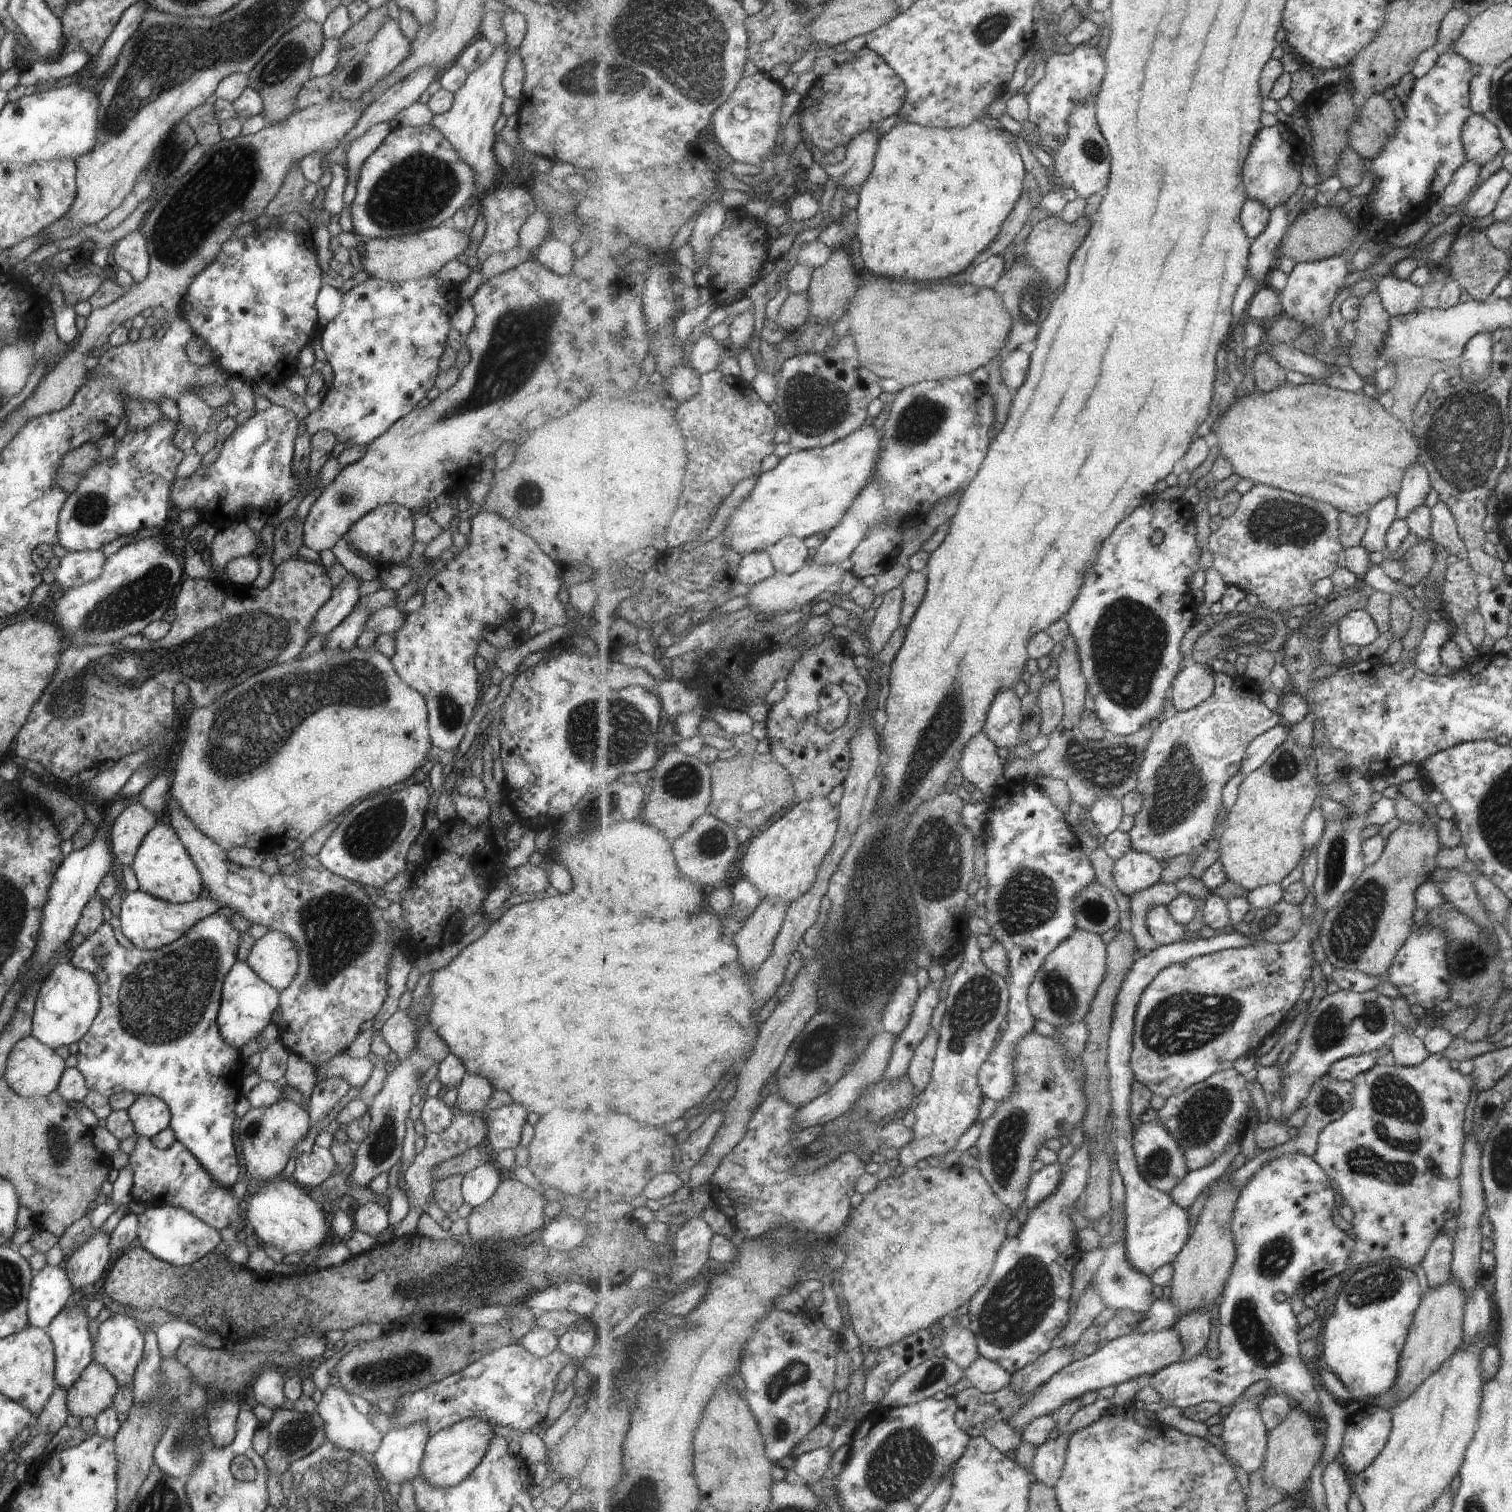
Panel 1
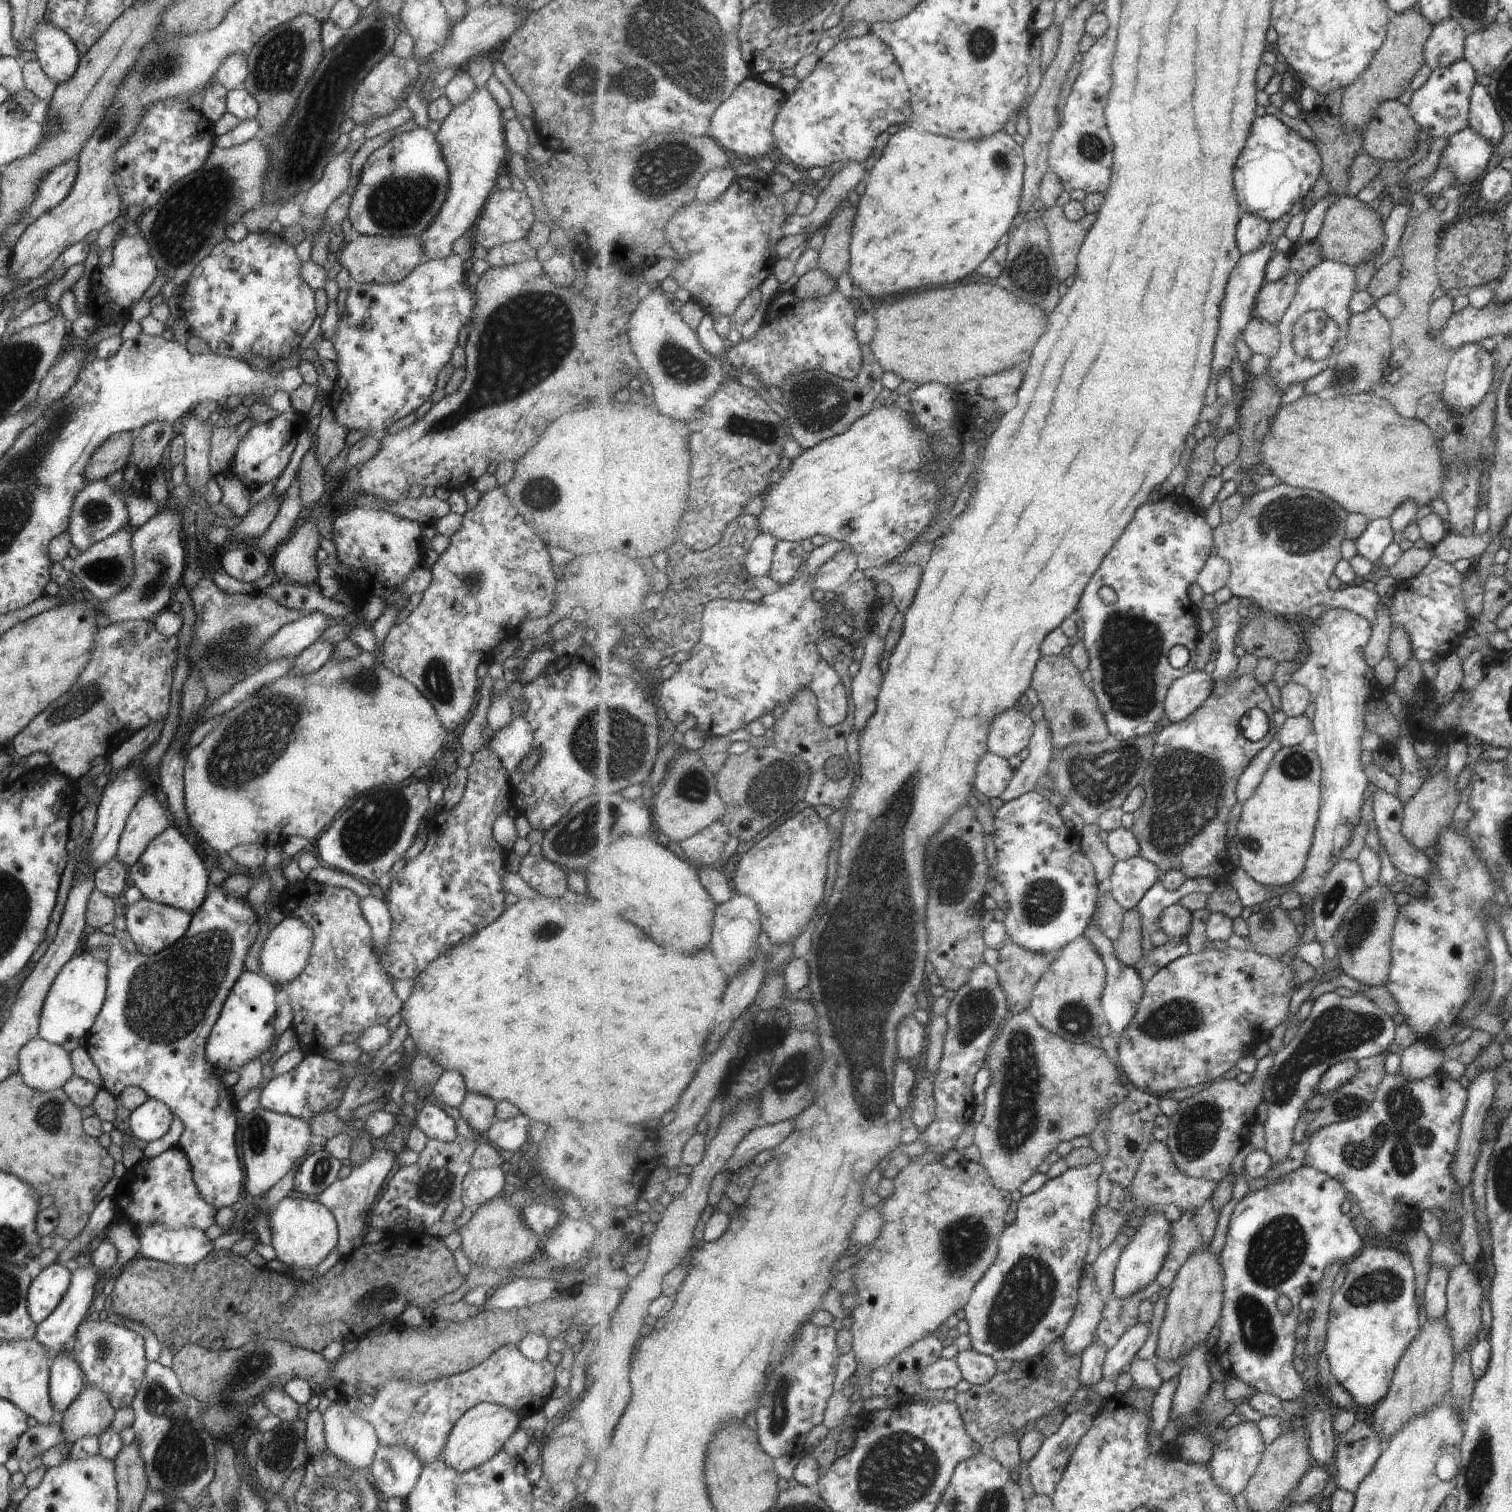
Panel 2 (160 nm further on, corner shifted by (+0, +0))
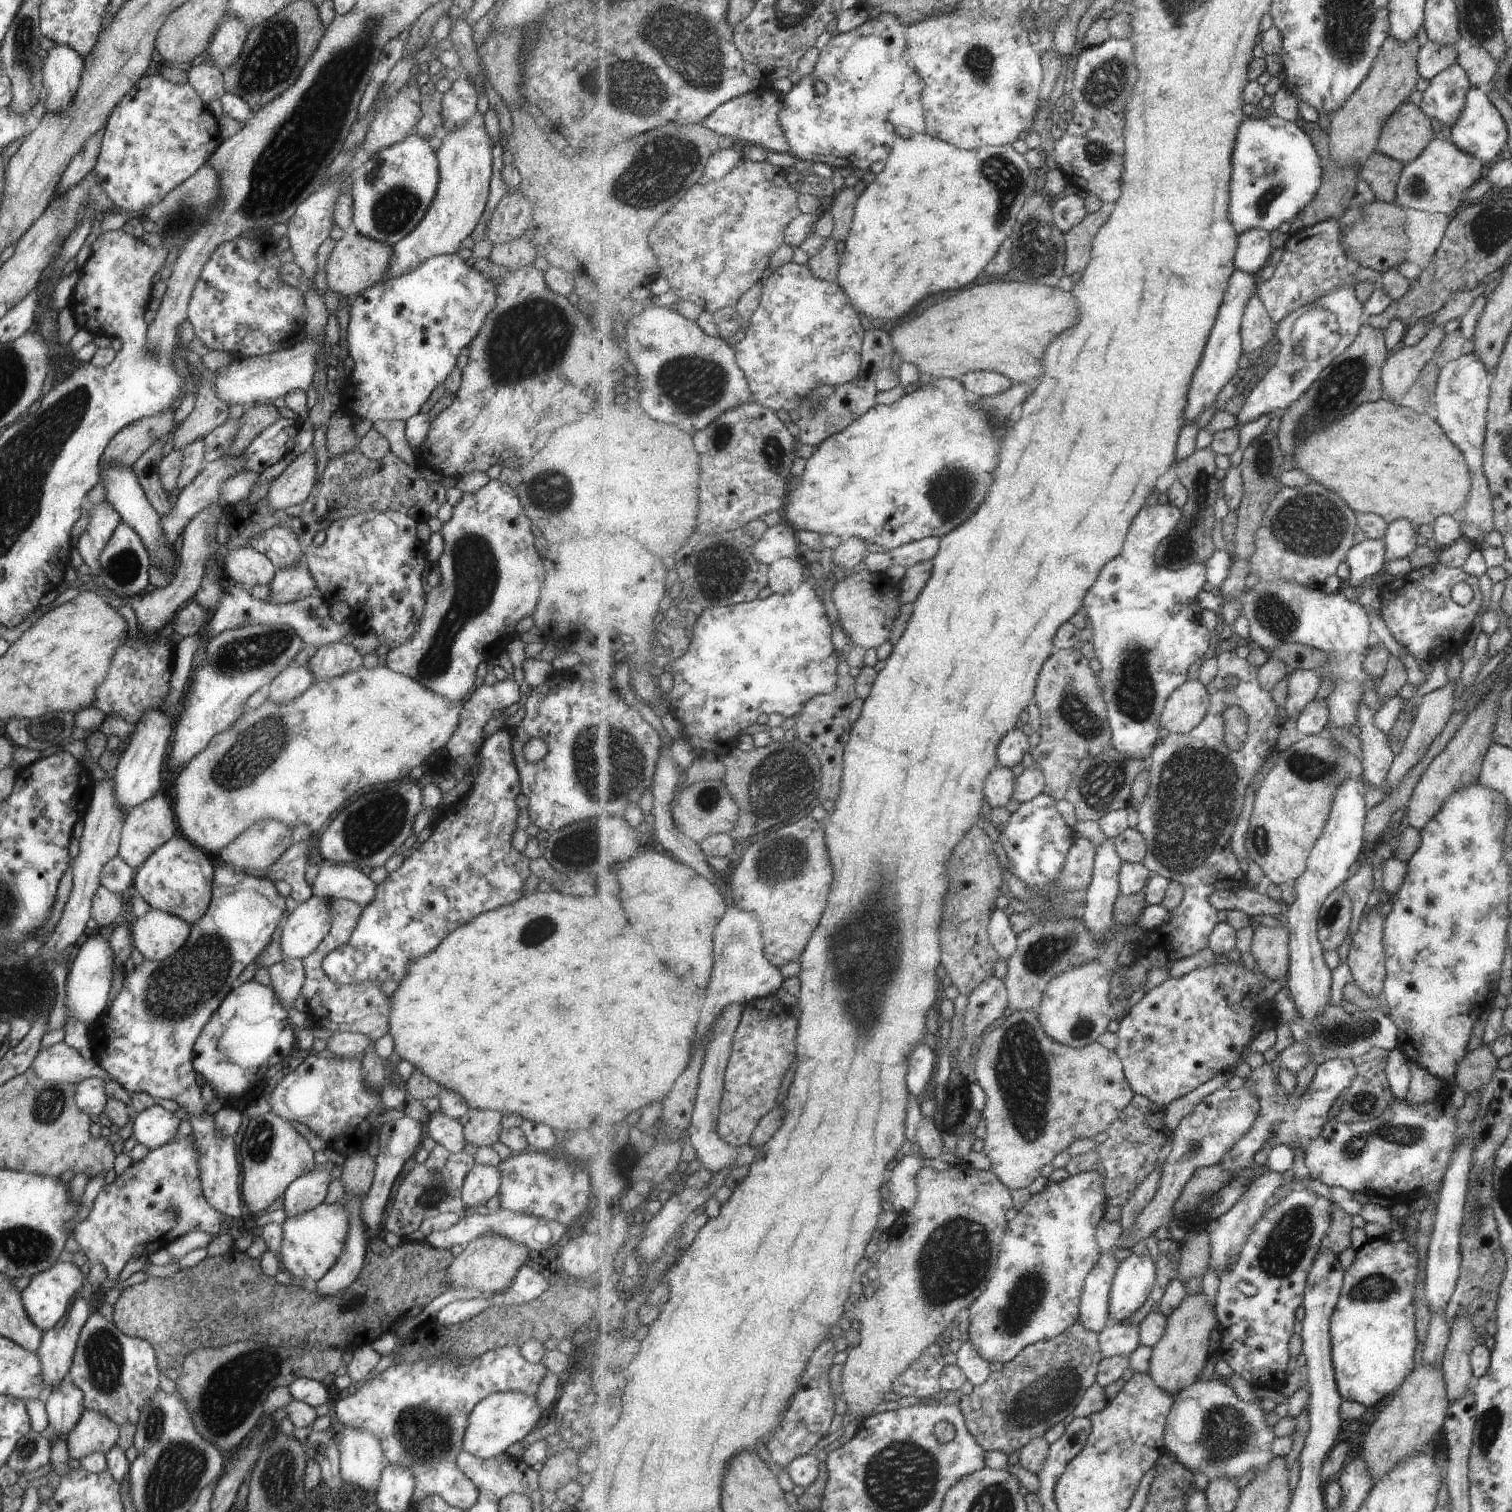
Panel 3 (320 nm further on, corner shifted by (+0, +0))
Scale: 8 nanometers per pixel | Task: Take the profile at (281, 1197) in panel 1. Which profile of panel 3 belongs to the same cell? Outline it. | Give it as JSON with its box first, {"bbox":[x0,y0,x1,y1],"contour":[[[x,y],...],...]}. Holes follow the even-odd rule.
{"bbox":[277,1203,348,1285],"contour":[[[321,1203],[294,1217],[285,1216],[281,1230],[277,1252],[279,1267],[293,1277],[304,1280],[306,1285],[313,1285],[335,1264],[342,1253],[348,1236],[348,1212],[339,1203]]]}

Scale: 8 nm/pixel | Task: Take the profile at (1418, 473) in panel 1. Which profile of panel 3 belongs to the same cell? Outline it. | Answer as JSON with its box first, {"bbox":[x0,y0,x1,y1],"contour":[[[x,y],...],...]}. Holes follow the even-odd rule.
{"bbox":[1386,520,1417,562],"contour":[[[1406,520],[1389,523],[1386,541],[1386,562],[1395,558],[1408,557],[1417,544],[1415,543],[1416,528]]]}

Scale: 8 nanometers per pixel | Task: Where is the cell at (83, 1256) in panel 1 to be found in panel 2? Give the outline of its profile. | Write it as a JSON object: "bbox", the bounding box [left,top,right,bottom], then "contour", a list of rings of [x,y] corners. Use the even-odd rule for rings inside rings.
{"bbox":[34,1264,99,1359],"contour":[[[93,1264],[88,1268],[77,1266],[70,1274],[69,1286],[67,1286],[67,1291],[63,1298],[59,1300],[59,1304],[55,1306],[53,1312],[45,1320],[36,1325],[34,1338],[39,1344],[45,1346],[45,1350],[49,1352],[50,1359],[53,1359],[55,1354],[59,1354],[65,1348],[69,1338],[72,1338],[71,1334],[76,1333],[77,1326],[80,1326],[80,1323],[84,1320],[87,1310],[92,1304],[93,1286],[95,1286],[99,1274]]]}

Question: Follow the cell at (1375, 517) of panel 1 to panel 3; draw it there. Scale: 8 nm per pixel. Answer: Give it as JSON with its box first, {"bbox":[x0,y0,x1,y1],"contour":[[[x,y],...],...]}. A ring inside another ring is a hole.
{"bbox":[1349,538,1386,587],"contour":[[[1368,538],[1357,543],[1349,552],[1349,587],[1361,587],[1367,578],[1380,577],[1386,562],[1386,541]]]}

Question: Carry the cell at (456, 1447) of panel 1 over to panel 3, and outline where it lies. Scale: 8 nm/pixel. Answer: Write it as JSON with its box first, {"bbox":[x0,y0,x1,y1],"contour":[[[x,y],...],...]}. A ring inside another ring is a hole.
{"bbox":[462,1390,544,1459],"contour":[[[518,1390],[488,1394],[469,1413],[462,1436],[462,1450],[482,1459],[505,1453],[507,1448],[519,1442],[544,1420],[541,1411],[534,1394],[528,1395]]]}

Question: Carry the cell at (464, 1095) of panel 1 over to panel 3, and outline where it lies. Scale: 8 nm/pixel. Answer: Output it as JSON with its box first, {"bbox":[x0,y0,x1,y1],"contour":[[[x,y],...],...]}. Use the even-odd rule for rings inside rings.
{"bbox":[463,1109,502,1147],"contour":[[[473,1109],[470,1118],[463,1124],[464,1139],[477,1147],[491,1147],[498,1140],[502,1126],[499,1111]]]}

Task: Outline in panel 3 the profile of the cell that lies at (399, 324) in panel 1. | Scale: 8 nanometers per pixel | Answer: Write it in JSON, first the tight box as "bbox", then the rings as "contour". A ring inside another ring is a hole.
{"bbox":[339,252,496,421],"contour":[[[456,252],[435,255],[407,274],[375,283],[361,291],[349,304],[346,342],[348,355],[353,360],[353,370],[344,381],[343,392],[339,394],[339,410],[345,416],[371,421],[406,421],[418,412],[432,390],[447,378],[461,350],[482,328],[495,299],[496,288],[492,278],[473,266],[467,266]]]}

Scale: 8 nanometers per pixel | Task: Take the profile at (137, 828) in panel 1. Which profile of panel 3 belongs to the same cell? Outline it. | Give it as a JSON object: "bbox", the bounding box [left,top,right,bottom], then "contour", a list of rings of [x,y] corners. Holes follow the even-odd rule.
{"bbox":[117,793,177,869],"contour":[[[157,793],[130,808],[124,816],[117,855],[132,869],[136,869],[156,848],[177,834],[177,824],[171,806]]]}

